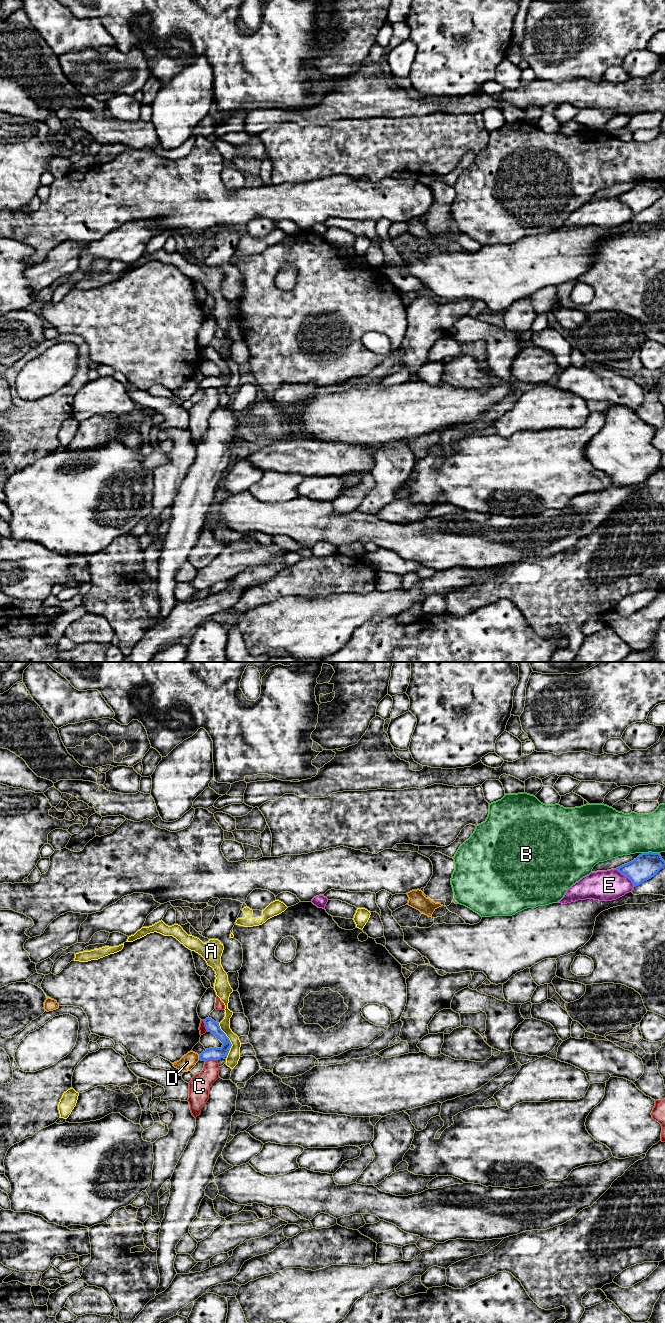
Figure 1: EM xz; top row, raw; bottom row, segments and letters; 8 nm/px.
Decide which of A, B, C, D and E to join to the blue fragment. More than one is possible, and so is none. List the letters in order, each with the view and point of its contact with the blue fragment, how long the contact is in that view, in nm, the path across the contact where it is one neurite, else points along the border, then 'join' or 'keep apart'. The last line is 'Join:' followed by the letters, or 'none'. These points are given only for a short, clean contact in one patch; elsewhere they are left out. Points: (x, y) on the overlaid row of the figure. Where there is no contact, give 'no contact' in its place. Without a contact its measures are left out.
A: contact xz (226, 1036); length 220 nm; border xz (218, 1023), (231, 1044), (230, 1048); keep apart
B: contact xz (650, 852); length 140 nm; keep apart
C: contact xz (211, 1059); length 110 nm; keep apart
D: contact xz (199, 1057); length 40 nm; border xz (198, 1055), (199, 1059); keep apart
E: contact xz (626, 875); length 220 nm; keep apart
Join: none

